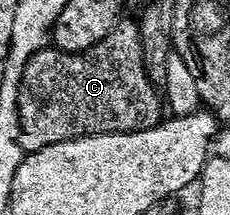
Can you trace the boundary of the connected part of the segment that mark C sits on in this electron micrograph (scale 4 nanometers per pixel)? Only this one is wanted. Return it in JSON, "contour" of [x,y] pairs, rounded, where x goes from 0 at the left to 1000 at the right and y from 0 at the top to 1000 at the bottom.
{"contour":[[[552,84],[526,88],[504,126],[487,135],[443,195],[426,195],[404,223],[374,242],[270,242],[257,233],[196,233],[148,251],[122,274],[104,330],[87,353],[87,433],[70,474],[78,530],[87,535],[87,674],[104,688],[109,712],[135,716],[183,698],[200,679],[235,679],[252,660],[304,660],[326,651],[335,633],[474,633],[478,623],[513,623],[517,614],[609,614],[622,595],[665,595],[670,581],[700,572],[696,484],[704,502],[704,465],[678,451],[683,405],[648,372],[639,326],[626,316],[626,274],[609,251],[609,186],[596,149],[596,116]]]}

